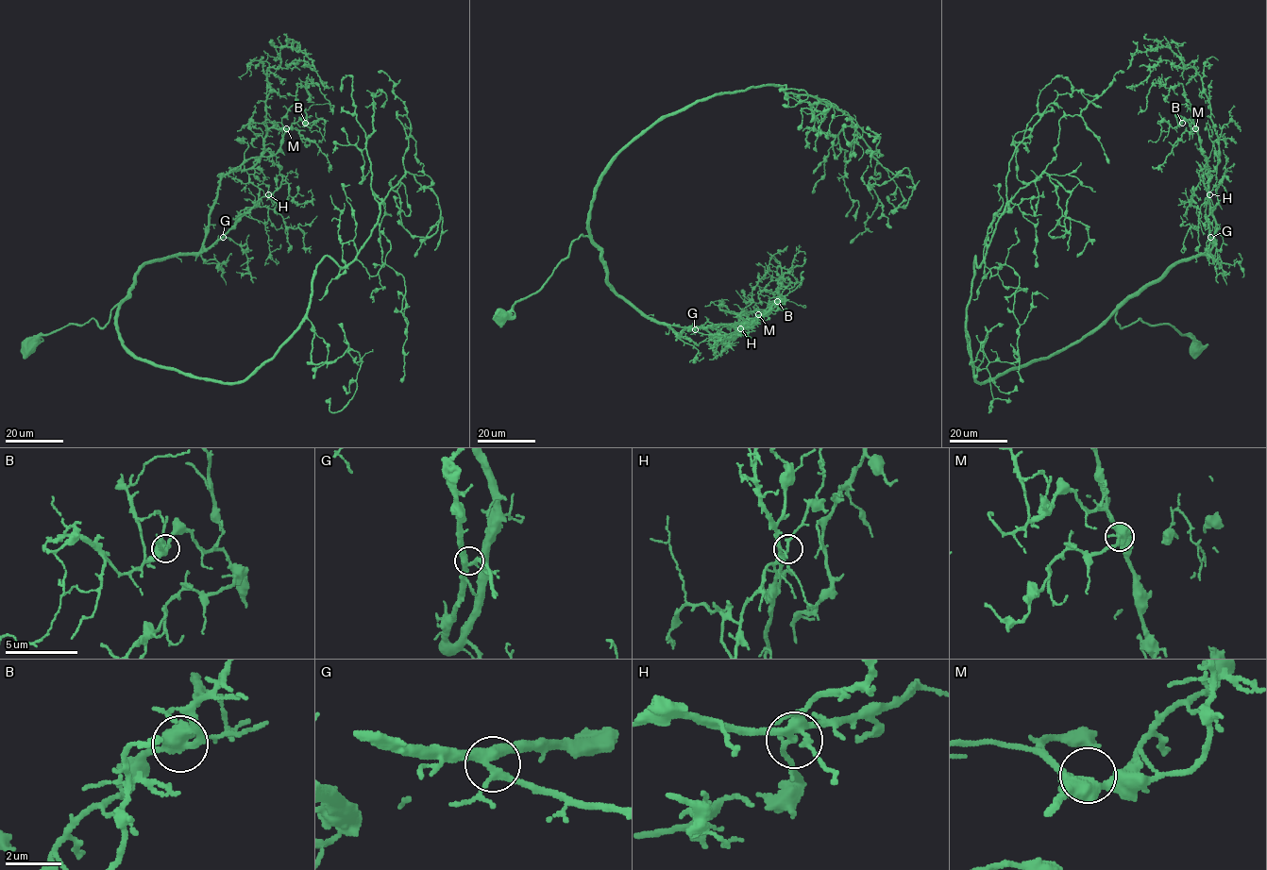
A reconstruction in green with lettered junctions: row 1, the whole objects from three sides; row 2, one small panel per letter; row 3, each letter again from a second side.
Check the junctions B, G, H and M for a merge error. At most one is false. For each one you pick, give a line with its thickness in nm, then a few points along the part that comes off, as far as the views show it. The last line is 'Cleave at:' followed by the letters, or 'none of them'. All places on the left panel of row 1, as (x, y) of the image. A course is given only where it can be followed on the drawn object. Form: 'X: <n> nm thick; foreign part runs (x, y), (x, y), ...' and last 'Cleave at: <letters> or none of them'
Cleave at: none of them

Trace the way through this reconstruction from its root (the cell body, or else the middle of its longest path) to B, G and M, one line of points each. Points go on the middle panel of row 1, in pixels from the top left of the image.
B: (501, 314), (543, 286), (582, 234), (599, 251), (613, 289), (679, 335), (686, 326), (746, 324), (777, 301)
G: (501, 314), (543, 286), (582, 234), (599, 251), (606, 280), (618, 294), (649, 317), (695, 329)
M: (501, 314), (543, 286), (582, 234), (599, 251), (613, 289), (679, 335), (686, 326), (741, 325), (758, 314)

